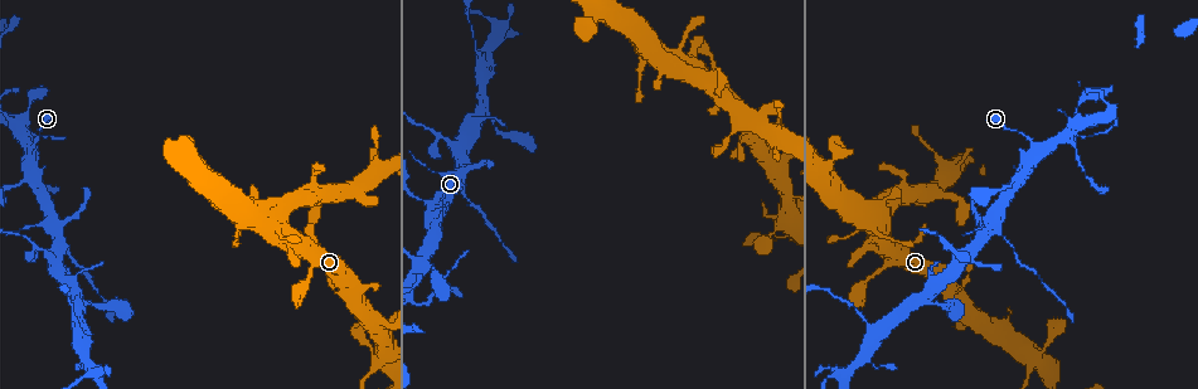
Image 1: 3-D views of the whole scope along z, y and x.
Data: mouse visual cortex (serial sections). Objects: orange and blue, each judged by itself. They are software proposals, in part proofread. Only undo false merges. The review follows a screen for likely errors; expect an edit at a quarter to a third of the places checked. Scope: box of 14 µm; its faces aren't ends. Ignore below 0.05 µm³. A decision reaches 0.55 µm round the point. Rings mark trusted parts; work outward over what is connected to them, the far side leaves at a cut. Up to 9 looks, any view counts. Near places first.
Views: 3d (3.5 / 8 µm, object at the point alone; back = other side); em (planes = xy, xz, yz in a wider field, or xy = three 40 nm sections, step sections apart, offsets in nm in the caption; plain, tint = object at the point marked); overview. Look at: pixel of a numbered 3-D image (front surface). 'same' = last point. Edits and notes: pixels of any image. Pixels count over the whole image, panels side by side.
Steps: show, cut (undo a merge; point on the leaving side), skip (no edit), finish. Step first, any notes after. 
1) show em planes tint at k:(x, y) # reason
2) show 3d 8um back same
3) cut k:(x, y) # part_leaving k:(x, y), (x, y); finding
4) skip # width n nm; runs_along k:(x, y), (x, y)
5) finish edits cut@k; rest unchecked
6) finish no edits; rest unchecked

show em planes tint at 1:(276, 226) # thin neck

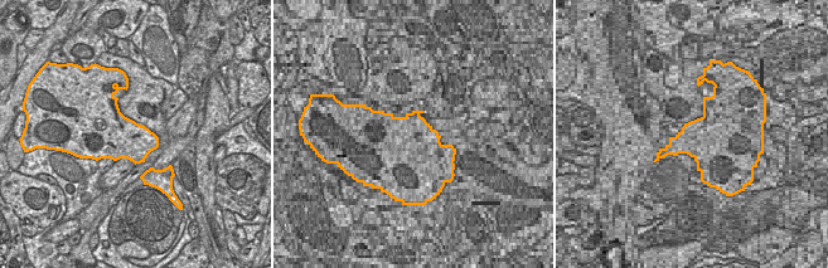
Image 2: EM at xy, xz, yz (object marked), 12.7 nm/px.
show 3d 3.5um same # see where the arms go

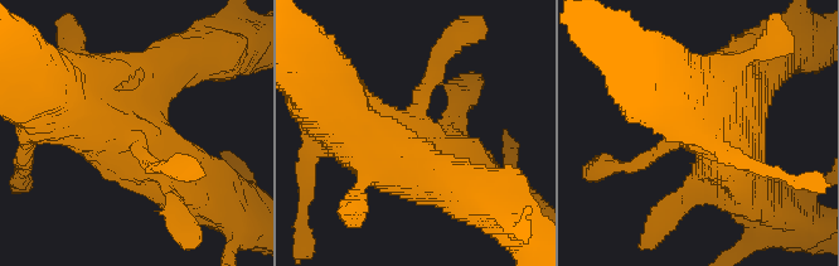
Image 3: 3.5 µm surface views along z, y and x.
skip # width 600 nm; runs_along 3:(193, 190), (131, 132), (66, 105); continuous, no second cell

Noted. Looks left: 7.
show 3d 3.5um at 1:(947, 248)

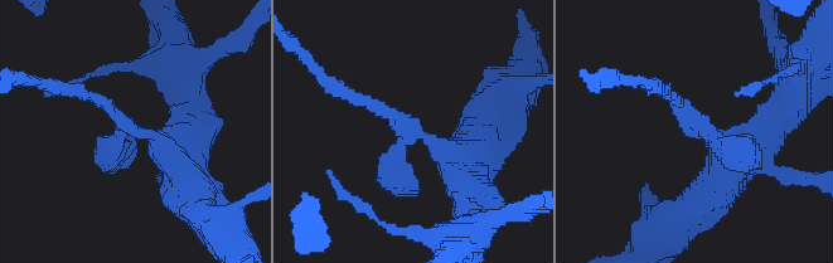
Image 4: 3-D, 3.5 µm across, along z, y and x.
show em xy step 3 tint at 4:(692, 128) # arms 3; arm_widths 200, 300, 400 nm

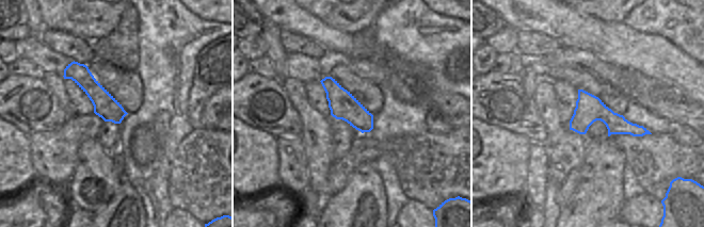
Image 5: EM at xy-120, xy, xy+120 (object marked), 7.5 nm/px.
skip # runs_along 5:(580, 92), (616, 124), (644, 131); one cell here

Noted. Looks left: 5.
show 3d 8um at 1:(1007, 239) # calibre changes

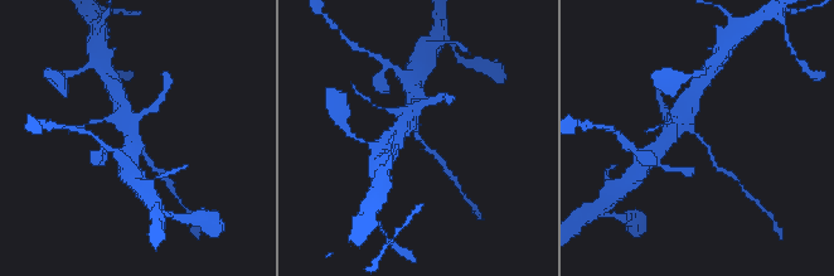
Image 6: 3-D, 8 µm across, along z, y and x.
show 3d 3.5um at 6:(699, 134)

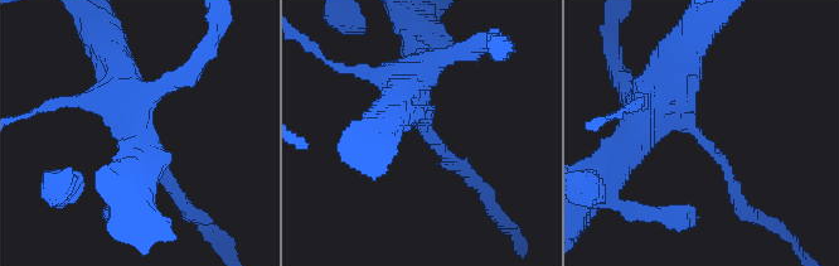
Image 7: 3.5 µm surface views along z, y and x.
show em planes tint at 7:(426, 132) # arm_widths 150, 350 nm

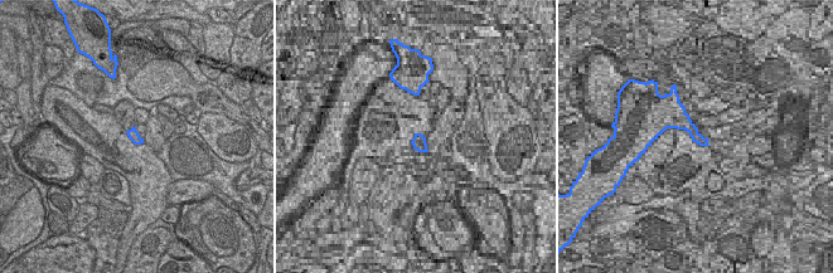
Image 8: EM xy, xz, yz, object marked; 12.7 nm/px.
cut 7:(727, 169) # part_leaving 7:(698, 134), (750, 216), (764, 219); two cells meet here

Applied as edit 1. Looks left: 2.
finish edits cut@7; rest unchecked

